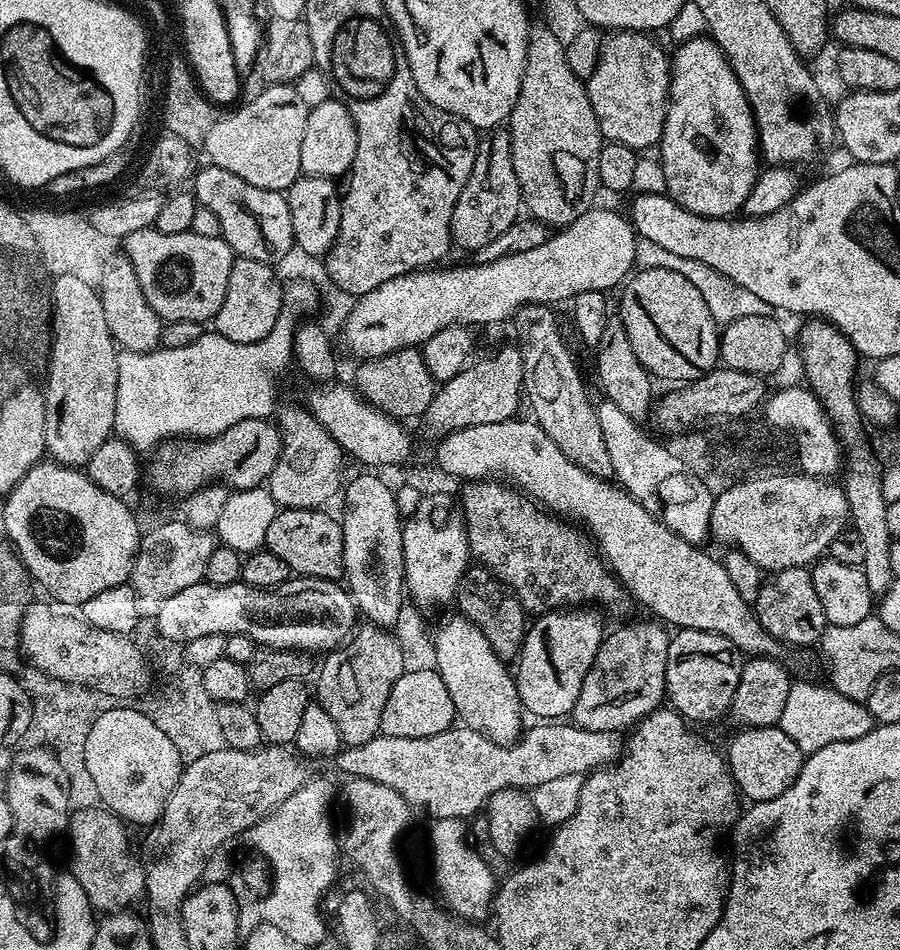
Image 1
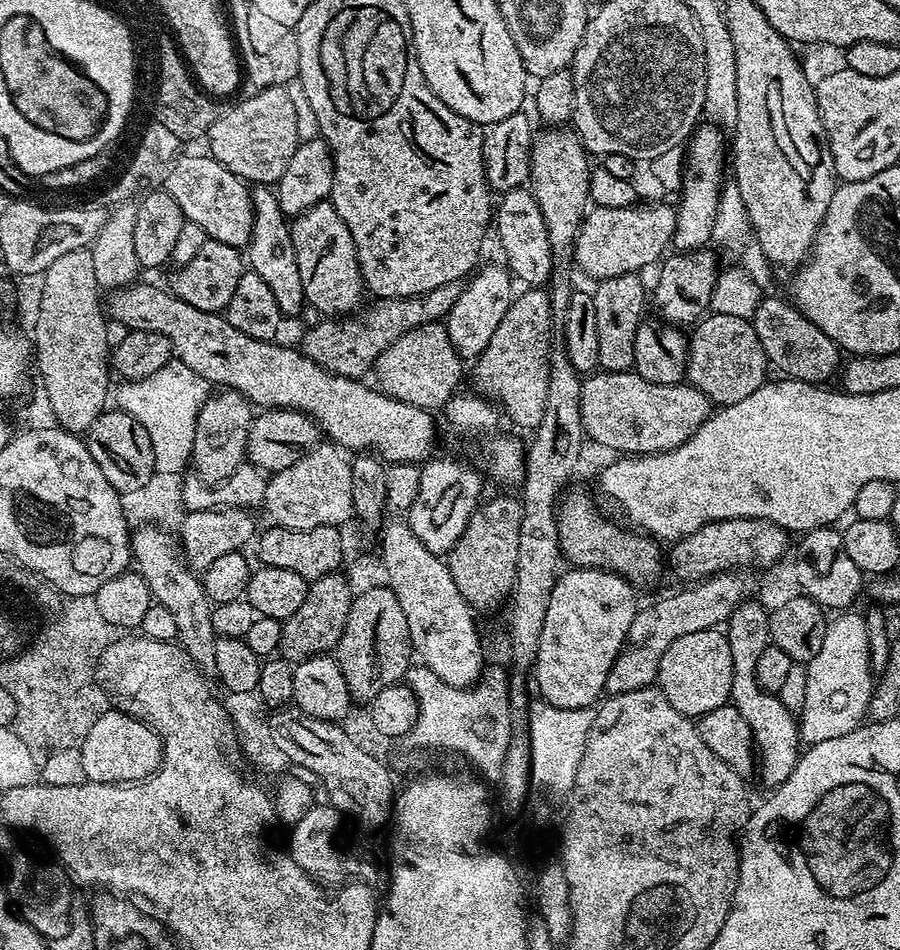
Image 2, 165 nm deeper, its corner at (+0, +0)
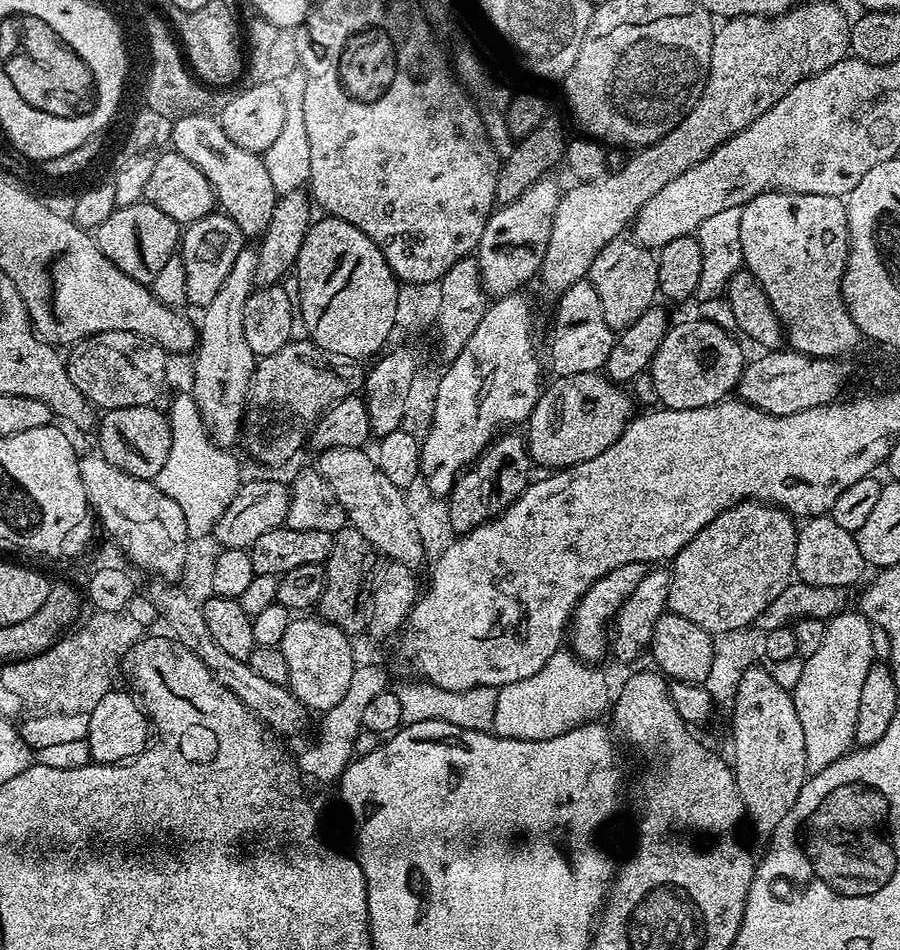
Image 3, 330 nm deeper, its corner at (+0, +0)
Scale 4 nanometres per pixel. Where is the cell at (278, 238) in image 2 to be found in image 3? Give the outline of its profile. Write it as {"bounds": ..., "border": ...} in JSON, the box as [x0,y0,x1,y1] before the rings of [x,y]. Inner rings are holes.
{"bounds":[171,115,278,238],"border":[[[199,115],[182,117],[172,126],[171,147],[182,158],[187,158],[206,174],[212,192],[216,196],[219,211],[238,226],[245,238],[263,237],[266,226],[270,226],[270,218],[274,218],[274,206],[278,193],[274,190],[274,182],[270,182],[270,174],[266,171],[263,155],[256,155],[226,136],[223,126],[215,115]]]}

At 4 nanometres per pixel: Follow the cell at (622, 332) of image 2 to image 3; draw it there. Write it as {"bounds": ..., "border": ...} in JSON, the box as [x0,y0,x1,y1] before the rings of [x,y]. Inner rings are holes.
{"bounds":[586,238,658,334],"border":[[[617,238],[602,246],[586,277],[598,294],[598,302],[602,302],[606,326],[612,328],[616,334],[638,322],[643,312],[653,307],[658,300],[657,257],[649,249],[640,247],[631,239],[624,239]]]}

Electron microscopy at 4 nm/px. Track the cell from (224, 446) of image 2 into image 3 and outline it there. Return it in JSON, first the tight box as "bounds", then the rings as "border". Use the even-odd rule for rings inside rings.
{"bounds":[190,246,258,449],"border":[[[245,246],[238,250],[226,282],[218,286],[218,294],[203,305],[204,317],[198,320],[198,347],[194,352],[194,382],[190,394],[200,411],[205,430],[213,444],[220,448],[231,449],[232,443],[242,436],[244,410],[248,407],[248,388],[256,369],[258,357],[246,346],[246,330],[242,318],[246,302],[256,291],[258,274],[258,251],[255,247]]]}

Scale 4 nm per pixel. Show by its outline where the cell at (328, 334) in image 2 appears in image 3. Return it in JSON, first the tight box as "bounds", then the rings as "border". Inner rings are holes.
{"bounds":[242,338,353,464],"border":[[[293,338],[289,340],[278,354],[259,357],[256,369],[252,375],[252,384],[248,388],[248,407],[244,410],[242,425],[242,445],[260,464],[284,464],[303,444],[307,445],[310,433],[316,427],[321,416],[326,415],[329,408],[337,402],[353,395],[351,388],[338,373],[324,365],[325,353],[321,352],[311,340],[307,338]]]}

